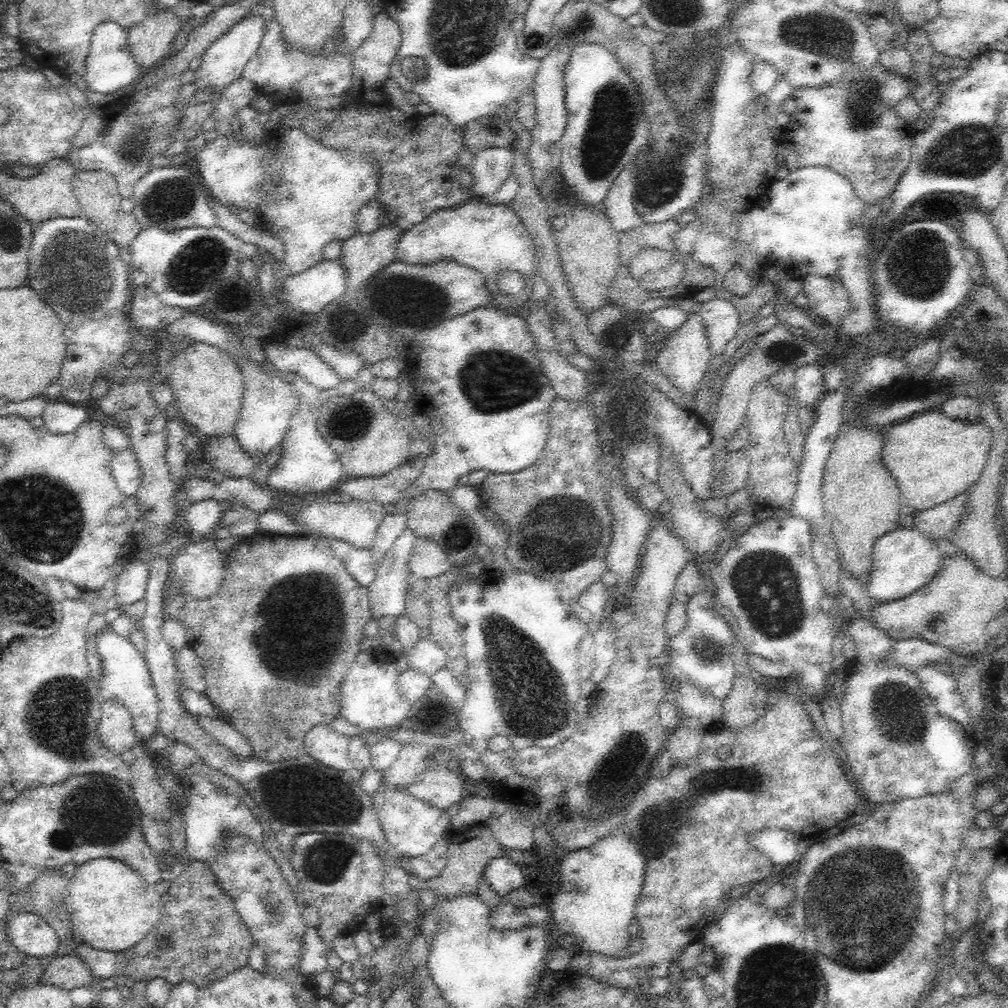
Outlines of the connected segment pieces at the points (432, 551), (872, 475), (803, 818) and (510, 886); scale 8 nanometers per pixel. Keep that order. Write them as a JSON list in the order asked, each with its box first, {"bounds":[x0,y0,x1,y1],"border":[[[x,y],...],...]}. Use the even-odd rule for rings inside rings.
[{"bounds":[407,537,454,582],"border":[[[420,537],[413,540],[407,570],[419,581],[427,582],[451,568],[454,568],[454,564],[448,560],[444,549],[437,542]]]},{"bounds":[821,422,903,585],"border":[[[845,422],[836,436],[834,448],[826,461],[821,492],[823,509],[834,537],[843,572],[865,585],[872,568],[872,552],[878,538],[900,526],[903,504],[895,478],[881,464],[883,431],[858,428]]]},{"bounds":[569,681,860,989],"border":[[[798,681],[796,684],[790,684],[790,688],[782,688],[782,696],[778,696],[778,704],[774,704],[774,708],[769,711],[760,713],[758,721],[747,724],[739,730],[732,730],[730,733],[728,728],[714,732],[712,725],[708,726],[708,732],[705,732],[702,738],[702,746],[694,758],[690,760],[678,761],[672,764],[672,767],[666,774],[661,775],[659,770],[656,770],[656,775],[652,776],[648,782],[632,798],[632,802],[628,804],[628,808],[624,810],[624,828],[626,833],[632,837],[632,840],[638,840],[638,846],[642,848],[641,853],[646,859],[645,875],[642,885],[642,890],[635,908],[635,926],[642,926],[642,928],[635,928],[635,938],[640,944],[644,940],[644,944],[638,948],[638,951],[633,951],[630,956],[620,959],[615,959],[612,956],[600,956],[588,954],[576,950],[574,956],[569,963],[569,970],[578,976],[588,977],[588,979],[598,981],[600,984],[618,988],[632,988],[638,989],[641,981],[651,978],[669,977],[670,965],[673,961],[678,960],[683,948],[688,944],[700,942],[703,935],[703,928],[714,920],[714,914],[718,910],[718,904],[721,903],[722,896],[730,890],[738,890],[736,886],[748,884],[748,882],[758,882],[762,878],[766,878],[775,866],[773,862],[759,850],[752,848],[749,843],[749,837],[752,832],[762,830],[762,828],[780,828],[788,831],[798,833],[801,836],[808,836],[810,834],[818,834],[818,832],[825,832],[836,826],[842,826],[845,820],[850,819],[854,814],[854,807],[860,802],[860,792],[853,779],[849,776],[844,759],[834,756],[831,751],[831,745],[825,743],[819,732],[814,728],[814,720],[810,718],[810,712],[803,708],[806,695],[800,689]],[[730,744],[732,754],[724,761],[717,761],[717,752],[719,747]]]},{"bounds":[483,856,523,896],"border":[[[505,856],[492,859],[484,869],[483,880],[500,896],[510,894],[523,885],[520,868]]]}]

